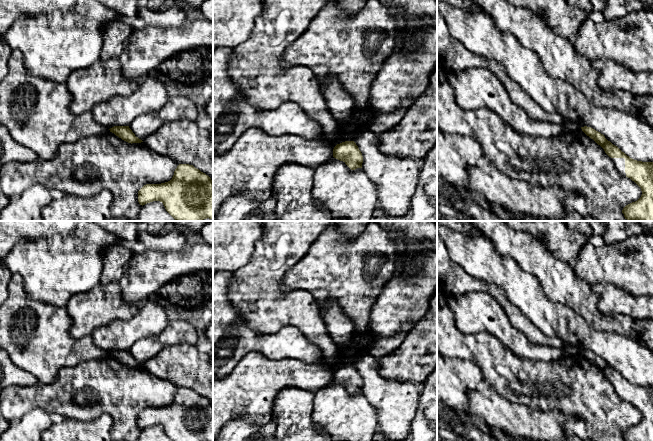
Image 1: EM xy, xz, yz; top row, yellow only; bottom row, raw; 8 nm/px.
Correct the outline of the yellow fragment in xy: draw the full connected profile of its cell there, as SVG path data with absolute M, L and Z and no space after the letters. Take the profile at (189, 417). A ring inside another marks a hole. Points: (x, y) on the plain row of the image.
M179 388L170 405L146 408L138 415L140 429L153 425L162 426L172 441L213 441L213 405L193 389Z

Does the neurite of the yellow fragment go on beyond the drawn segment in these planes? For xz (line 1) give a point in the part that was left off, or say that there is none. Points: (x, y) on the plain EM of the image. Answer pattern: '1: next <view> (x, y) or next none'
1: next none

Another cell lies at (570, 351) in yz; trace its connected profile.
M571 345L563 349L562 357L573 357L579 353L581 353L581 350L577 348L576 346Z

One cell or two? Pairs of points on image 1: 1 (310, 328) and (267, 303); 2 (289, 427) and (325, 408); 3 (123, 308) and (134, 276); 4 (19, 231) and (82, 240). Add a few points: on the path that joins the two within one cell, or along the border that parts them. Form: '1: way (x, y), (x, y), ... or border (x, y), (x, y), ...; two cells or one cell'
1: way (299, 317), (291, 309), (278, 309); one cell
2: border (314, 393), (312, 420), (323, 430); two cells
3: border (119, 287), (122, 298), (129, 305); two cells
4: border (71, 231), (65, 234), (28, 239); two cells

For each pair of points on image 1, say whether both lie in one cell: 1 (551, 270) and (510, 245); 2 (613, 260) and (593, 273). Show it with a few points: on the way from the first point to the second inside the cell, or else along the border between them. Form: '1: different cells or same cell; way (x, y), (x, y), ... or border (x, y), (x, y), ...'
1: same cell; way (541, 263), (520, 246)
2: same cell; way (608, 264), (602, 264), (598, 268)

